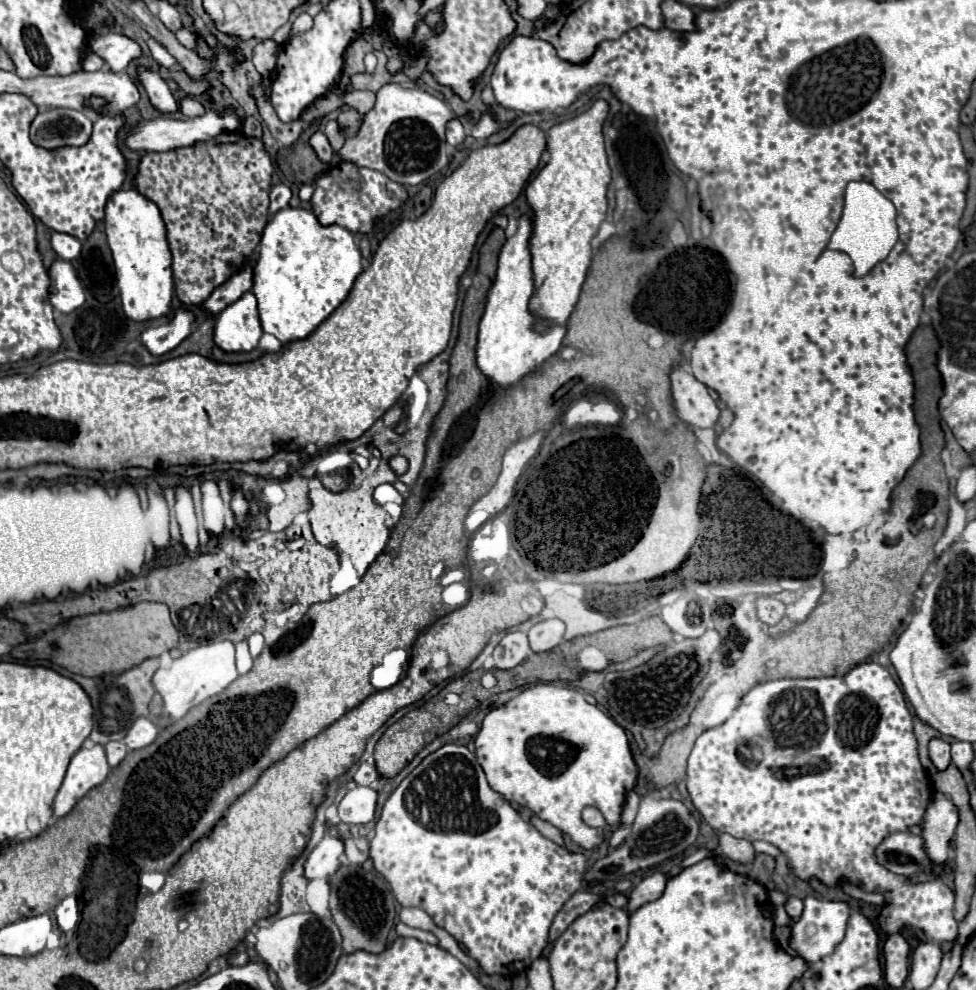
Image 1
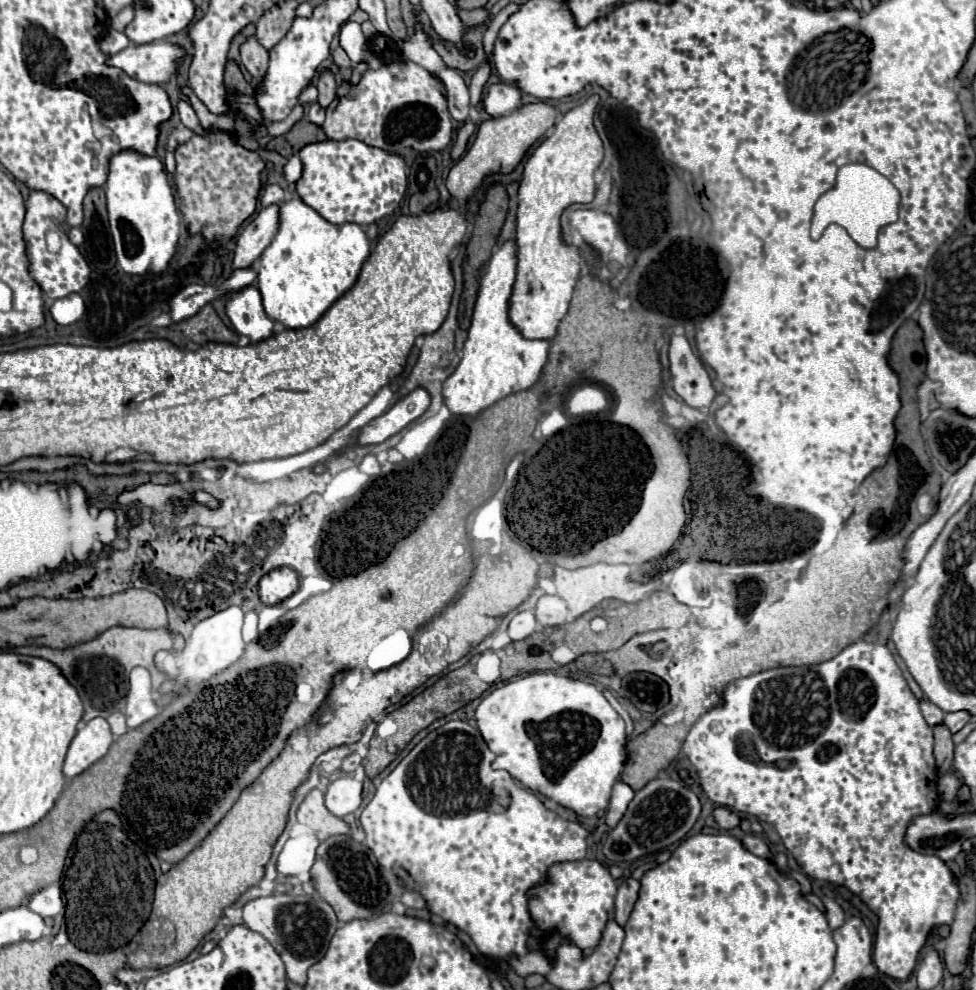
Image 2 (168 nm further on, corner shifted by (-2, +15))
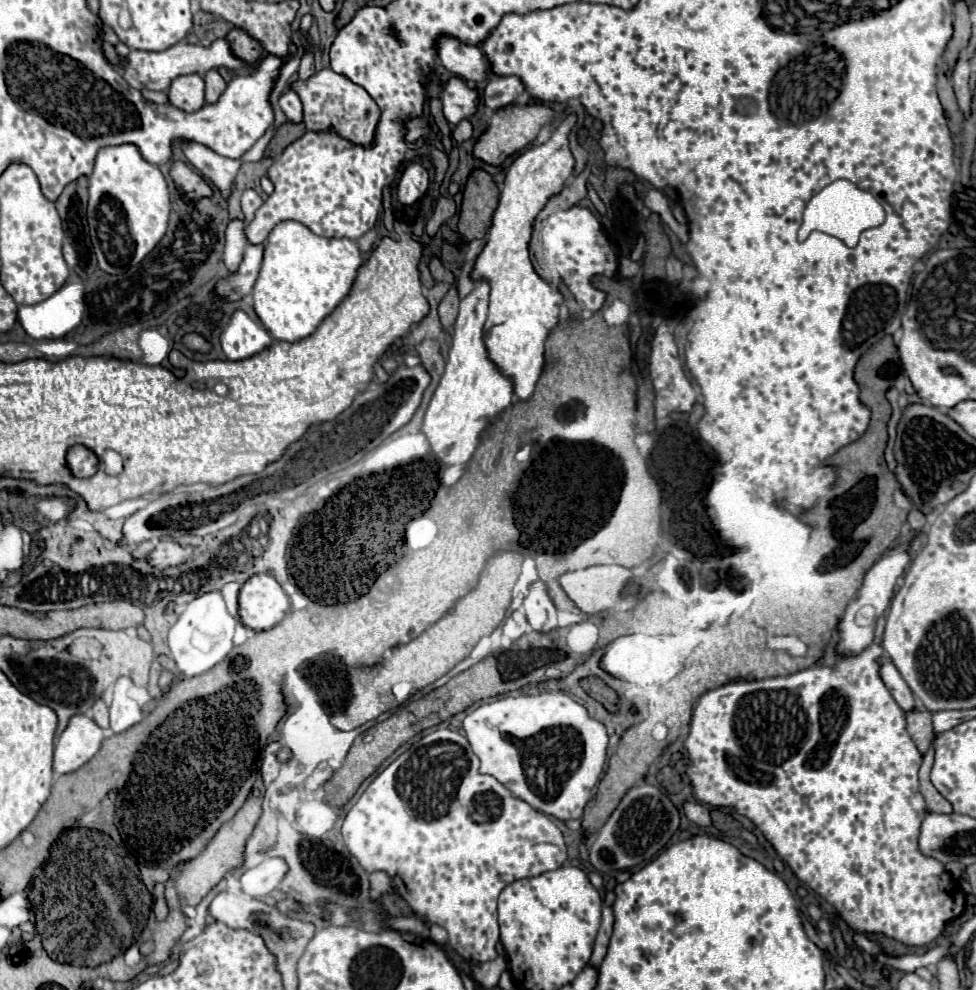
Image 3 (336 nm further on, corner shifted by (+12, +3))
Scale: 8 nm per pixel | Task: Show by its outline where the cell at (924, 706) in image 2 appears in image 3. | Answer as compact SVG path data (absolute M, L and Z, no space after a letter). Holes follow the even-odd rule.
M880 658L880 676L884 680L884 684L888 686L890 694L894 696L896 704L904 710L904 712L912 712L912 708L916 708L916 700L912 690L908 688L908 684L904 682L904 678L898 674L896 666L888 660L888 658Z

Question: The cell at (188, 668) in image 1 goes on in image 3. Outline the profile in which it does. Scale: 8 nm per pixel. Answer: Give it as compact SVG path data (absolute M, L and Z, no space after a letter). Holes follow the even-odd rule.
M220 592L196 596L184 608L184 612L180 614L178 622L172 626L168 636L168 644L172 646L172 660L176 662L176 668L182 672L182 676L192 678L220 664L220 660L224 660L224 656L228 656L228 652L232 650L234 626L236 620L228 614Z

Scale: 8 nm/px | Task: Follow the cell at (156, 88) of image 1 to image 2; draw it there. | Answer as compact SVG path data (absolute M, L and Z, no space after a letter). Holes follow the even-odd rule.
M180 100L180 102L178 102L178 114L180 114L182 124L184 124L186 128L190 128L194 134L200 134L200 136L204 136L204 134L206 134L206 130L200 126L200 120L198 120L196 112L194 112L194 110L192 110L192 106L190 106L190 104L186 104L184 100Z

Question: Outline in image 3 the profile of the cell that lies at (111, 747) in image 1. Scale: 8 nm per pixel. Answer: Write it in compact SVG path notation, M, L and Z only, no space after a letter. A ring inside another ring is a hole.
M98 700L92 708L92 718L96 720L96 724L106 730L108 728L108 706L104 704L104 700Z

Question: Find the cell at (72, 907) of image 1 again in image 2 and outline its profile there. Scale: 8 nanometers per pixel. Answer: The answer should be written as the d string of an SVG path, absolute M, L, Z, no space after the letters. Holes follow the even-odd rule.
M50 884L44 886L42 890L34 892L26 904L32 912L40 916L56 916L64 914L64 900L62 900L62 884Z

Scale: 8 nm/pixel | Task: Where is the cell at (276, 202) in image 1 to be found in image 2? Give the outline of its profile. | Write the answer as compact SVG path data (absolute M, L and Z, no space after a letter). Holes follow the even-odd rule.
M270 184L262 190L260 196L260 204L262 206L270 206L270 204L280 204L284 200L284 190L278 184Z

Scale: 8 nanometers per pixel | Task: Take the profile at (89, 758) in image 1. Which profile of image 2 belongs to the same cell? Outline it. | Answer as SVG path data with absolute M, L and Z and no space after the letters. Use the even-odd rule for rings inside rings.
M92 718L86 722L84 728L80 728L70 742L66 760L64 760L64 774L66 778L74 778L86 768L90 768L96 760L100 760L110 744L114 742L114 734L110 732L110 726L106 718Z

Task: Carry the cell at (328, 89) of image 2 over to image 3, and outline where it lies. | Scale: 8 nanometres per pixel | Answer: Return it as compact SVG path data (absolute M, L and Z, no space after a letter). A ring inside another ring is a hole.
M304 54L304 56L302 56L302 62L300 62L300 70L298 70L300 80L312 78L314 72L316 72L316 70L314 70L314 58L312 58L312 54Z

